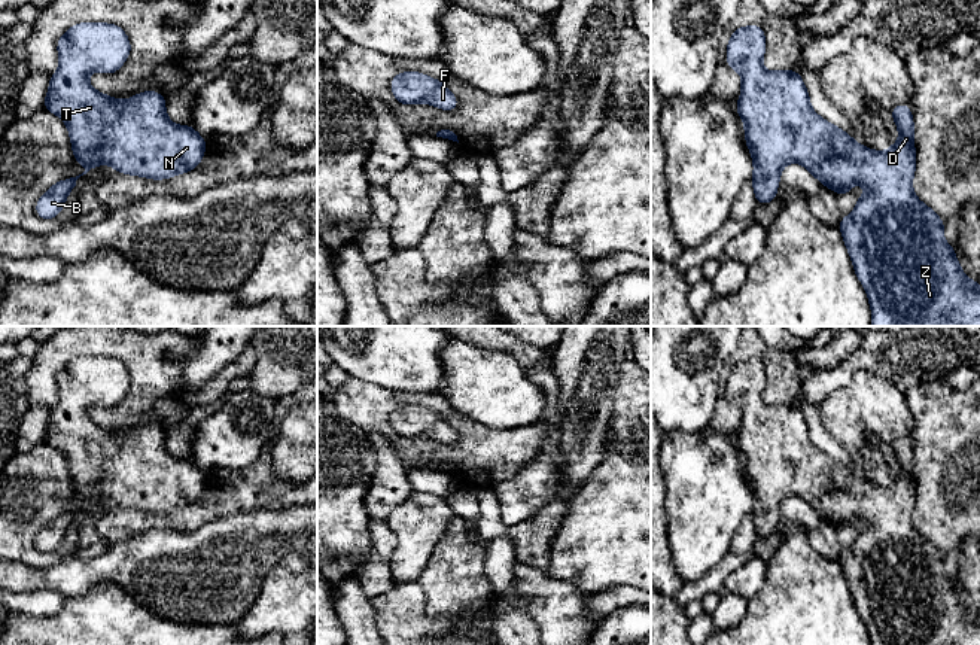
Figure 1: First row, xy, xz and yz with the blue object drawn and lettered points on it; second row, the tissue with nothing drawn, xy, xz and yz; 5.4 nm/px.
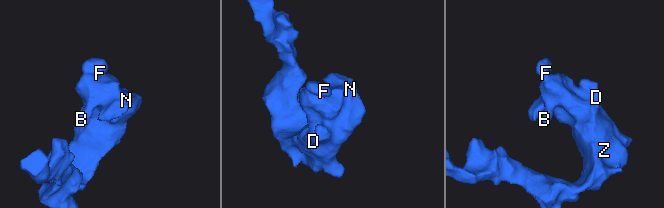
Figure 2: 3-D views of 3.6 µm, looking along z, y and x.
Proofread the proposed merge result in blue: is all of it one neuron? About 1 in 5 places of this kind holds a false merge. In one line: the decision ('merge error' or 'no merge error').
no merge error

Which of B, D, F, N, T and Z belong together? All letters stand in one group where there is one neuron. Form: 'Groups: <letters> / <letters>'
Groups: B D F N T Z

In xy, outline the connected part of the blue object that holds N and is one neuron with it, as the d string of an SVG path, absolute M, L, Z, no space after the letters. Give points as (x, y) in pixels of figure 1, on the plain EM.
M80 356L70 360L67 366L58 372L57 381L61 401L51 410L43 441L66 456L73 480L73 493L77 493L85 501L85 505L76 511L57 515L39 532L36 547L43 554L54 553L64 541L69 526L74 523L76 514L100 498L109 498L113 503L124 508L159 514L191 505L201 496L206 484L206 472L203 472L192 459L182 460L173 457L167 451L167 433L161 428L156 425L144 425L133 432L115 433L110 429L95 425L88 417L88 408L91 405L110 408L118 405L127 395L131 386L131 377L122 360L103 356Z

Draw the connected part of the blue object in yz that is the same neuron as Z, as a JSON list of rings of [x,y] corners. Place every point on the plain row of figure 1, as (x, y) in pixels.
[[[760,359],[733,365],[727,399],[742,408],[736,442],[745,456],[745,472],[754,493],[757,536],[767,538],[776,532],[780,505],[789,496],[806,501],[836,527],[852,527],[850,520],[861,517],[865,529],[858,530],[855,544],[841,553],[839,562],[871,645],[980,645],[980,620],[962,606],[955,581],[944,575],[944,556],[913,526],[916,481],[909,439],[897,438],[891,444],[900,474],[885,486],[867,483],[815,447],[795,404],[767,405],[760,398],[764,387],[766,369]]]

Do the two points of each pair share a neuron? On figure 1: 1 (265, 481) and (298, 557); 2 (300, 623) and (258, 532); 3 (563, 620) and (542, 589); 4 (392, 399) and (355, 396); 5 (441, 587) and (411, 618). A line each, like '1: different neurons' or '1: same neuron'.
1: different neurons
2: different neurons
3: same neuron
4: same neuron
5: different neurons

